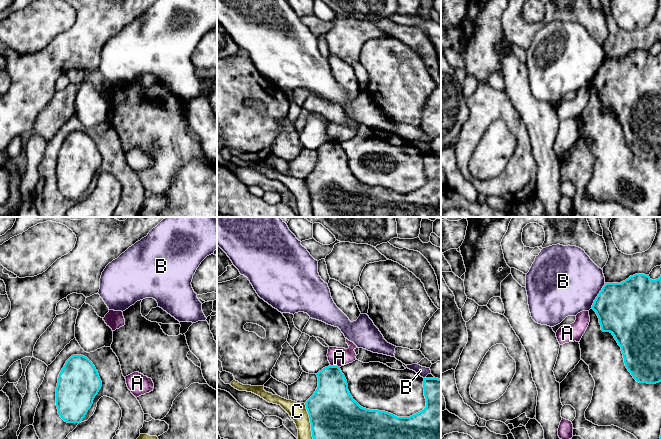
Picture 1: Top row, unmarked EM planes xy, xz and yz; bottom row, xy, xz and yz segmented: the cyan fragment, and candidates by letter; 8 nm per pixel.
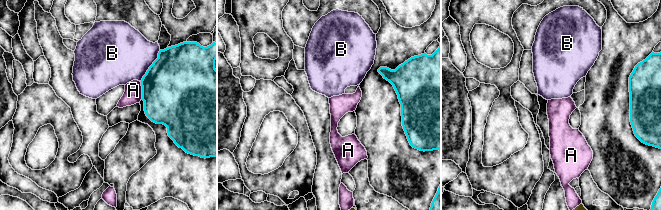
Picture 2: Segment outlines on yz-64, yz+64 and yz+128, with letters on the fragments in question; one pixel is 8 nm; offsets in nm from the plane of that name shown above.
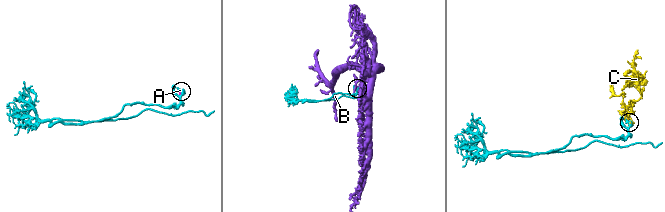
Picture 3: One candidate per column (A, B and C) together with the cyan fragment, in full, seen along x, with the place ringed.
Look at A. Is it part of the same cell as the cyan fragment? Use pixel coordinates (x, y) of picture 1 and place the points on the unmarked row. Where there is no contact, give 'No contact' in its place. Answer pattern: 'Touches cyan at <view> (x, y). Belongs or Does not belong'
Touches cyan at xz (335, 142). Does not belong

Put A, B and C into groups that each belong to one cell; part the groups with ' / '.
A / B / C

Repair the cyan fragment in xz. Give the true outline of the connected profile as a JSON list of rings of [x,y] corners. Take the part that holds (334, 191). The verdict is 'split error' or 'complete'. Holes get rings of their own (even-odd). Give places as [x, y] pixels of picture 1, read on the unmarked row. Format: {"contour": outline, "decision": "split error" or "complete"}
{"contour": [[[330,141],[316,151],[318,163],[305,179],[314,217],[441,217],[441,155],[424,154],[426,183],[410,193],[397,193],[361,183],[351,172],[340,143]]], "decision": "complete"}

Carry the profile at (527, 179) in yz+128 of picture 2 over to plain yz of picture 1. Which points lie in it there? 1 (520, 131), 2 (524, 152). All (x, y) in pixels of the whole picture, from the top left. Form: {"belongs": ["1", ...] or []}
{"belongs": ["1", "2"]}

